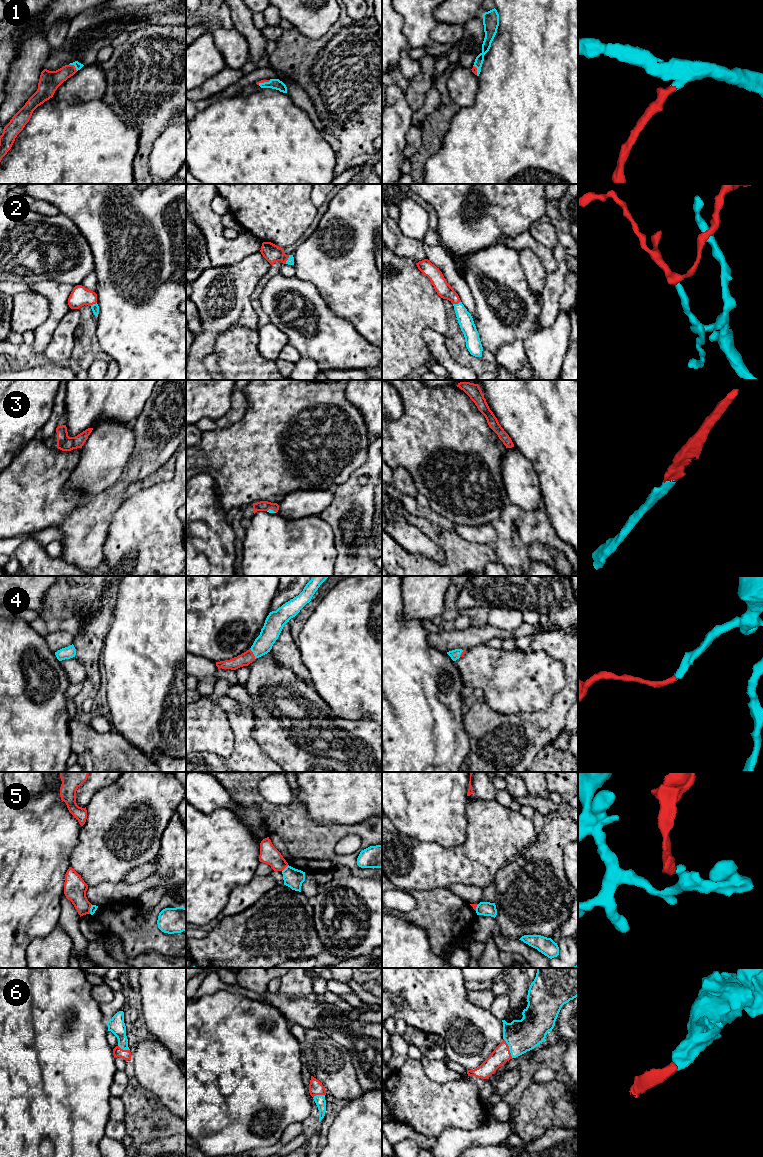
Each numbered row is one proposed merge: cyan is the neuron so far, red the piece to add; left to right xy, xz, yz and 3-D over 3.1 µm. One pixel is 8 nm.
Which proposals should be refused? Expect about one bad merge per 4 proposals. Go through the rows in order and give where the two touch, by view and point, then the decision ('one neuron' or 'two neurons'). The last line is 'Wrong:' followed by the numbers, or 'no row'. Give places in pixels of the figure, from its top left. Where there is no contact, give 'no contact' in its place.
1: meets cyan in xy at (74, 65); one neuron
2: meets cyan in xz at (288, 259); one neuron
3: meets cyan in xz at (272, 510); one neuron
4: meets cyan in xz at (253, 653); one neuron
5: meets cyan in xz at (285, 868); two neurons
6: meets cyan in yz at (509, 1048); one neuron
Wrong: 5

